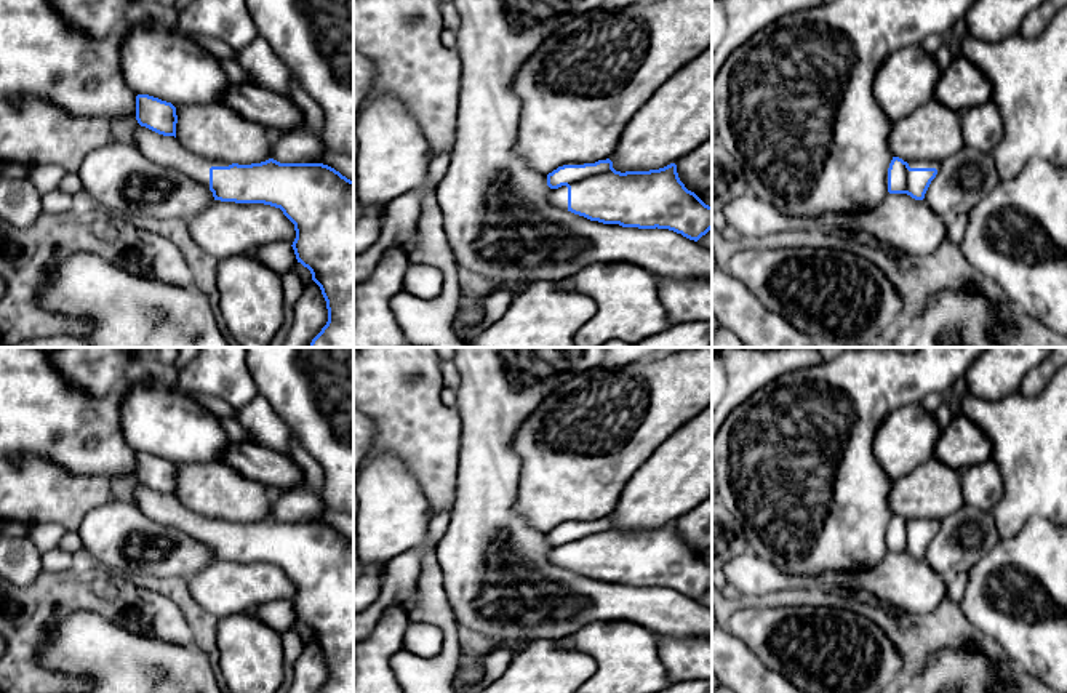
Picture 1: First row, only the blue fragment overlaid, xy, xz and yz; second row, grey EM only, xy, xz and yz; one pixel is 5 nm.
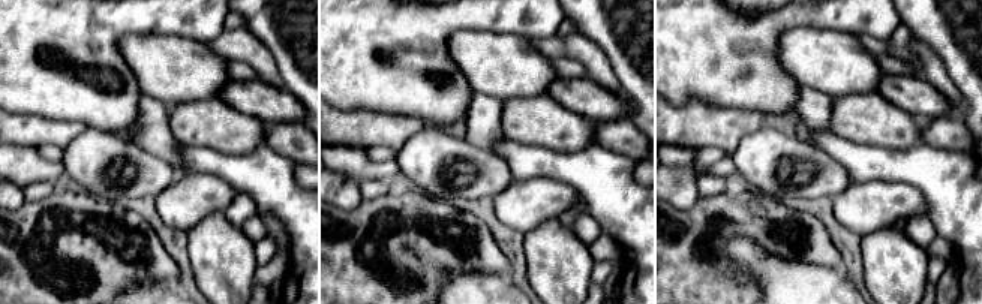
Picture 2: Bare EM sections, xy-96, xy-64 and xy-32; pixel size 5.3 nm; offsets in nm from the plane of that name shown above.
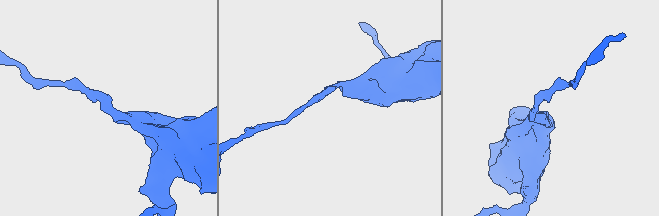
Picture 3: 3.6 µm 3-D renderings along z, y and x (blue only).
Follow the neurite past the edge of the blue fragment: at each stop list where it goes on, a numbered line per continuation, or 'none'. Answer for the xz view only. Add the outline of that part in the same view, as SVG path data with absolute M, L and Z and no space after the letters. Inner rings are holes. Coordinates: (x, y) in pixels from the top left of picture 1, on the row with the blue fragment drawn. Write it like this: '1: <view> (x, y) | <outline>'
1: xz (559, 197) | M561 186L558 189L552 189L549 202L560 210L568 210L568 187Z

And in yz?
1: yz (914, 164) | M910 160L907 162L910 168L936 168L939 170L941 163L934 160Z

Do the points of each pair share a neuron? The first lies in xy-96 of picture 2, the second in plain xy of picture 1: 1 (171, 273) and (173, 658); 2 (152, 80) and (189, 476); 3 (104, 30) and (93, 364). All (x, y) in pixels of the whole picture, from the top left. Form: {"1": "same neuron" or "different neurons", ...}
{"1": "different neurons", "2": "different neurons", "3": "different neurons"}

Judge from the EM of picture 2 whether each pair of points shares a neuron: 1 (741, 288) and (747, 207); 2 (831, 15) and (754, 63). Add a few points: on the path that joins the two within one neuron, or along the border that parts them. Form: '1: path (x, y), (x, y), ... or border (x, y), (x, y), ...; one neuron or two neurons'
1: path (709, 271), (691, 253), (691, 241), (715, 213); one neuron
2: path (808, 15), (786, 17), (762, 41); one neuron

